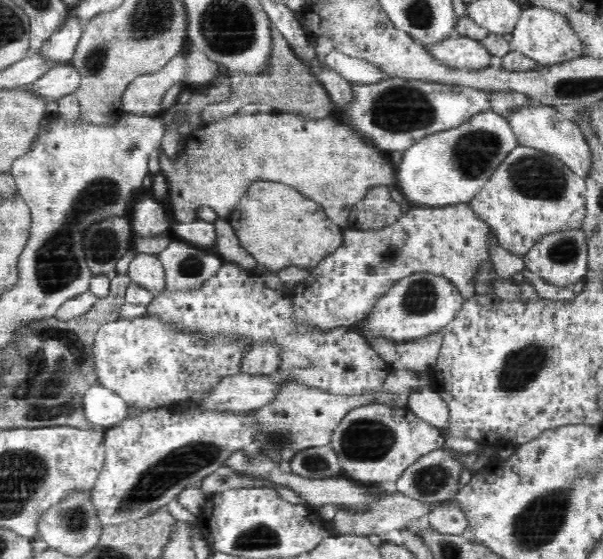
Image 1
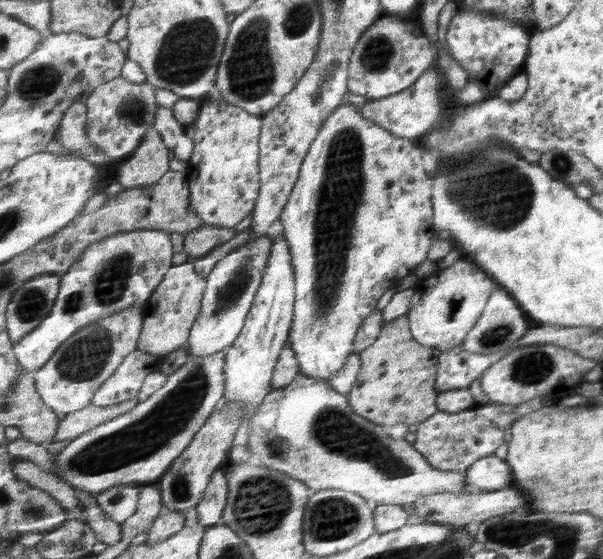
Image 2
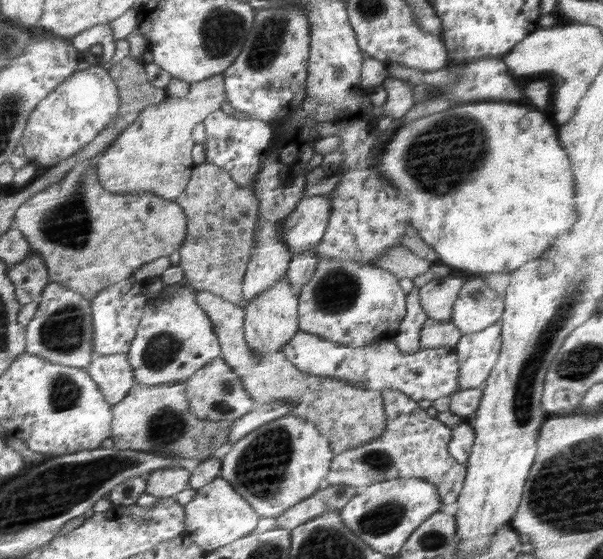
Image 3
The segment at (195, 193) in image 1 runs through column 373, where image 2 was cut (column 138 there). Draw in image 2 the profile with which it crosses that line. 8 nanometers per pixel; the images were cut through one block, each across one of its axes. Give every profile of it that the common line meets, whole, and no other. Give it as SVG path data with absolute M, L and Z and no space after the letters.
M152 127L136 152L117 165L114 179L125 189L145 188L158 183L171 170L168 150L160 131Z

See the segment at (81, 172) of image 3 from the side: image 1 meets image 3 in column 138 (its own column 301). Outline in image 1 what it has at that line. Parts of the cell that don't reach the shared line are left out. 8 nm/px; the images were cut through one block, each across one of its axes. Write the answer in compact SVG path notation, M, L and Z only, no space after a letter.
M258 180L250 184L247 195L236 204L227 219L245 256L274 272L298 268L309 273L343 240L344 228L333 223L322 206L282 182Z

